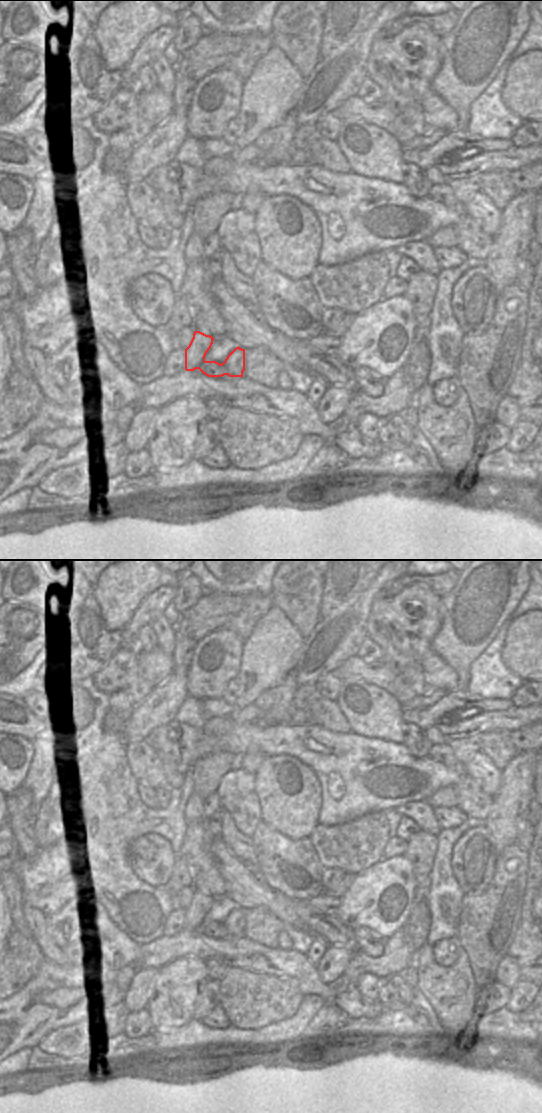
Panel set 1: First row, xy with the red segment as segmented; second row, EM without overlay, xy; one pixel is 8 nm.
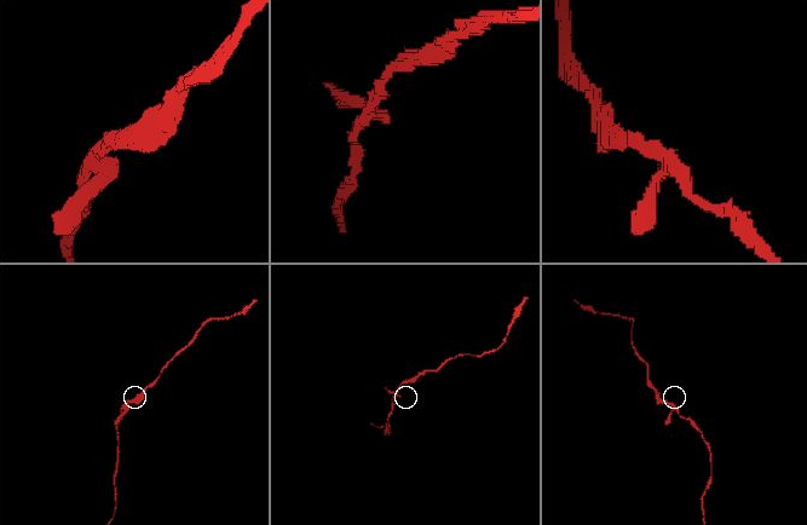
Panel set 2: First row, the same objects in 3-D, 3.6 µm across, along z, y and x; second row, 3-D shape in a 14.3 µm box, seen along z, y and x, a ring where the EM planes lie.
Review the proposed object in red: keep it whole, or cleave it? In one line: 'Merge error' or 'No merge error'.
Merge error.

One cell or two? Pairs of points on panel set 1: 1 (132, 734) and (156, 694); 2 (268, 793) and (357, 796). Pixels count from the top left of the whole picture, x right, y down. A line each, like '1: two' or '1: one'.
1: one
2: two

